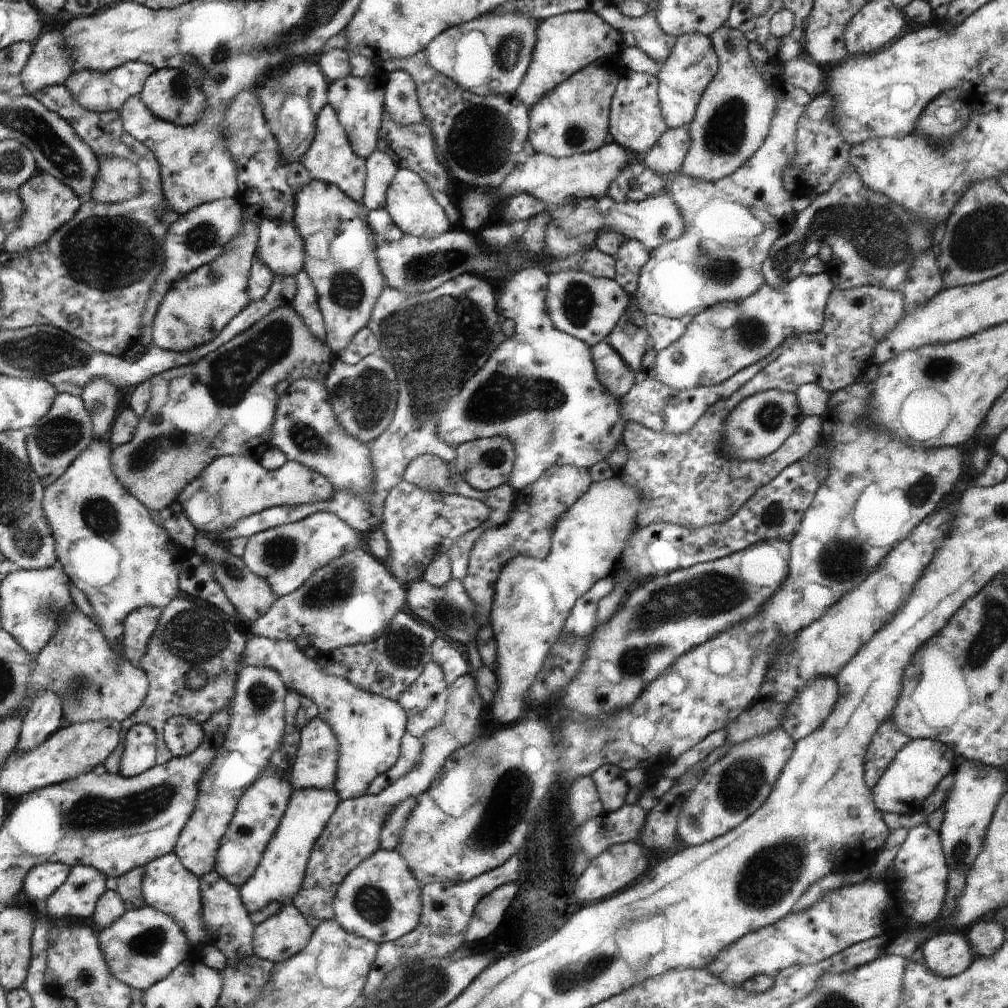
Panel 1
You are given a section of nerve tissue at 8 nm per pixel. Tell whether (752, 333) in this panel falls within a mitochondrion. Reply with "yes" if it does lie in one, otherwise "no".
yes

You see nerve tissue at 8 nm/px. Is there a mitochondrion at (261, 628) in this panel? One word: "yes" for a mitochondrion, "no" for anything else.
no

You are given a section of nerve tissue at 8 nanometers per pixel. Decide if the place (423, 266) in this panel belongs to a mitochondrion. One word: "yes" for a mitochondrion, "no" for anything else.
yes

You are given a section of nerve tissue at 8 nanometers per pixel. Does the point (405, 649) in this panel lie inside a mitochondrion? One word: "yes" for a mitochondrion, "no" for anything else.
yes

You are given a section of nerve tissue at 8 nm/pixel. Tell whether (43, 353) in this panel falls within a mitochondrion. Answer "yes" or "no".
yes

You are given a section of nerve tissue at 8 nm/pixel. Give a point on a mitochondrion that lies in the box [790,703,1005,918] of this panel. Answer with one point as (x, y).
(960, 852)

